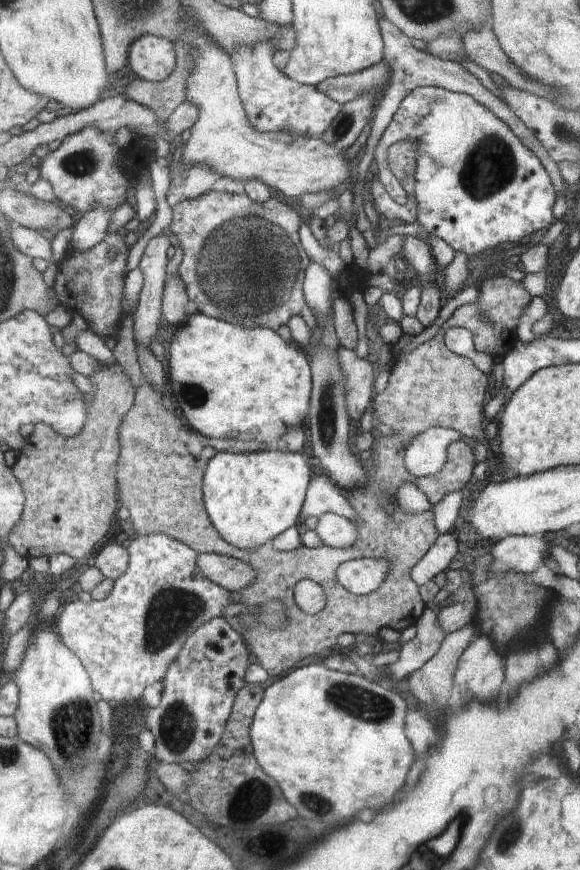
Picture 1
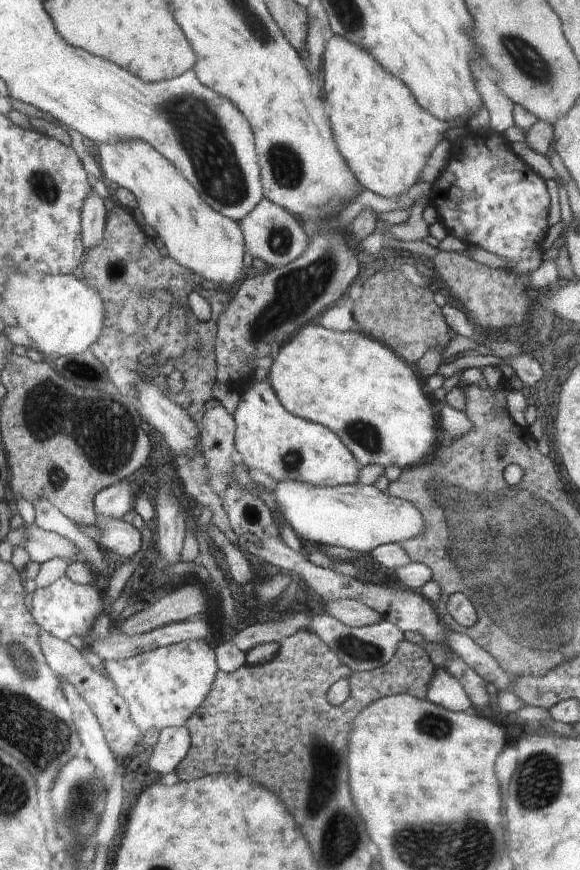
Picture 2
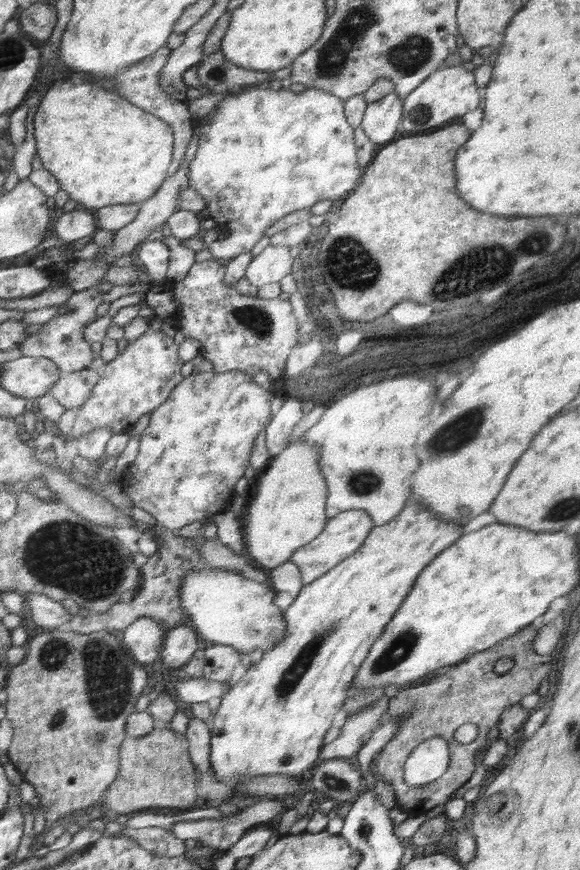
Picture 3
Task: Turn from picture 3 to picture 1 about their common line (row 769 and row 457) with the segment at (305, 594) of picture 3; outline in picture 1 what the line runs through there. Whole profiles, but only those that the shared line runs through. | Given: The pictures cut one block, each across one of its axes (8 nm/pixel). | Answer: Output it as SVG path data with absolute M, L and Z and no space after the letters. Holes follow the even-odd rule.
M218 451L218 454L207 463L205 474L205 501L212 522L220 534L238 548L256 550L282 535L289 528L296 527L300 508L304 504L304 494L312 480L312 470L308 458L299 452L247 452L233 453Z

